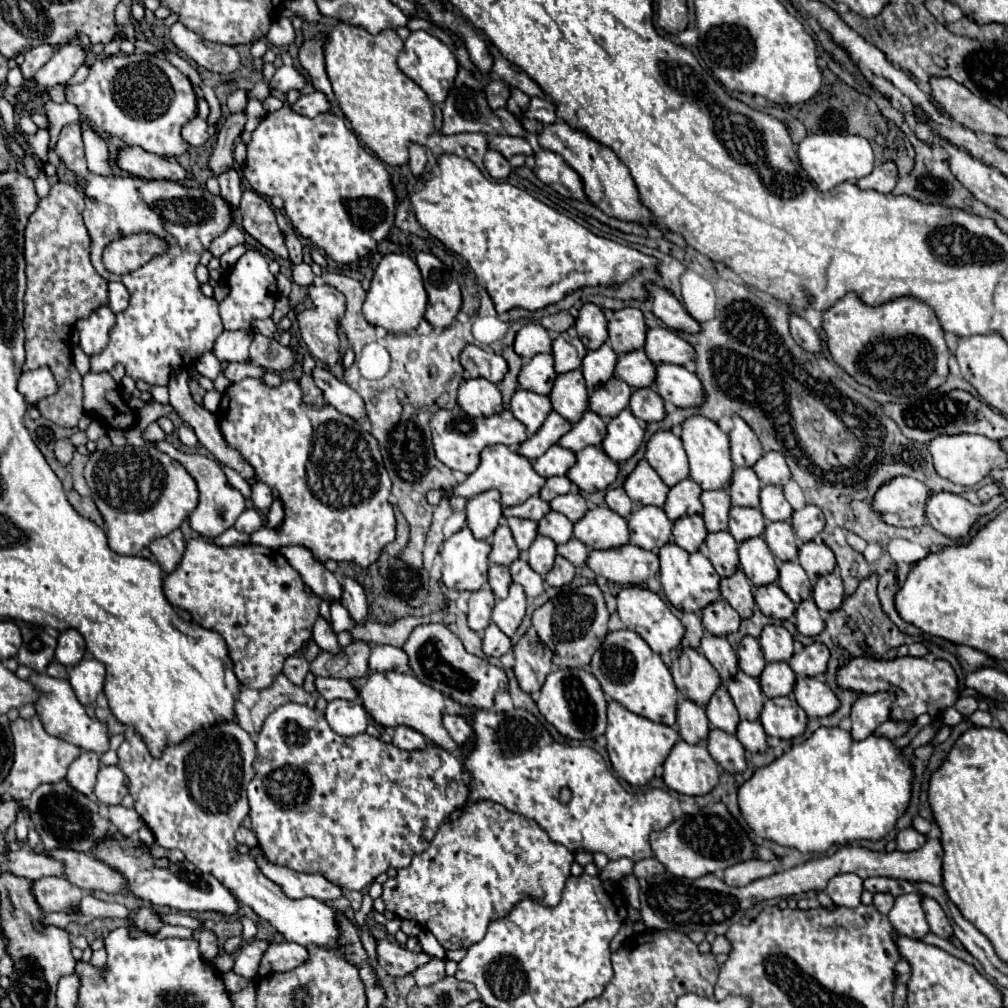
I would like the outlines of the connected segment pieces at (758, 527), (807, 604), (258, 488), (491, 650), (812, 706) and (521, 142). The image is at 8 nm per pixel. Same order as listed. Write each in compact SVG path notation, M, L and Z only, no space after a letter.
M732 508L730 510L730 534L740 544L744 540L762 536L766 528L766 518L756 508Z
M804 600L796 608L796 628L804 636L818 636L826 628L826 624L824 624L824 620L820 616L820 610L816 608L814 600Z
M254 478L248 480L248 484L250 484L250 490L252 490L252 494L250 494L252 504L258 510L268 510L270 504L272 504L272 492L270 492L270 488L264 482L256 482Z
M492 622L486 630L484 630L484 638L482 638L482 648L486 656L496 656L500 658L502 654L512 650L512 642L510 638Z
M798 678L794 686L794 698L808 716L818 718L830 716L840 706L840 700L830 686L818 678Z
M494 136L488 144L492 150L500 152L502 156L506 156L508 160L514 154L524 154L524 156L532 156L534 148L530 146L530 142L526 138L518 138L518 136Z

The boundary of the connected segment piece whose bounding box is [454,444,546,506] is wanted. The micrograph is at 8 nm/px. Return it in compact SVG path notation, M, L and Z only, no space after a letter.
M496 444L496 446L488 446L482 452L482 462L480 462L478 470L454 488L454 496L464 496L464 498L470 500L472 496L478 496L480 492L496 488L502 494L502 504L504 506L516 506L516 504L522 504L524 500L528 500L530 496L538 496L540 488L544 484L546 484L546 478L536 474L536 470L532 468L532 462L528 458L516 454L508 446Z

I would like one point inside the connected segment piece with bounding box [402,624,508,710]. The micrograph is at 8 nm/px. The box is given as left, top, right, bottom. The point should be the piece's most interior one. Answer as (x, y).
(436, 656)

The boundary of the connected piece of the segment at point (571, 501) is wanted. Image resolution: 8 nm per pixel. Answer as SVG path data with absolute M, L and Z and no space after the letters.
M572 484L572 490L568 494L554 498L550 502L550 506L552 506L552 510L564 514L570 522L578 522L588 512L588 504L575 484Z

